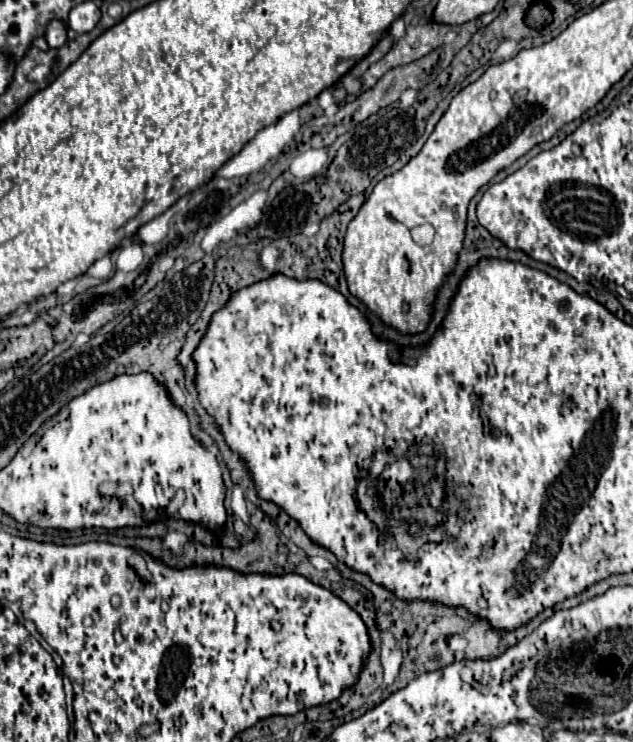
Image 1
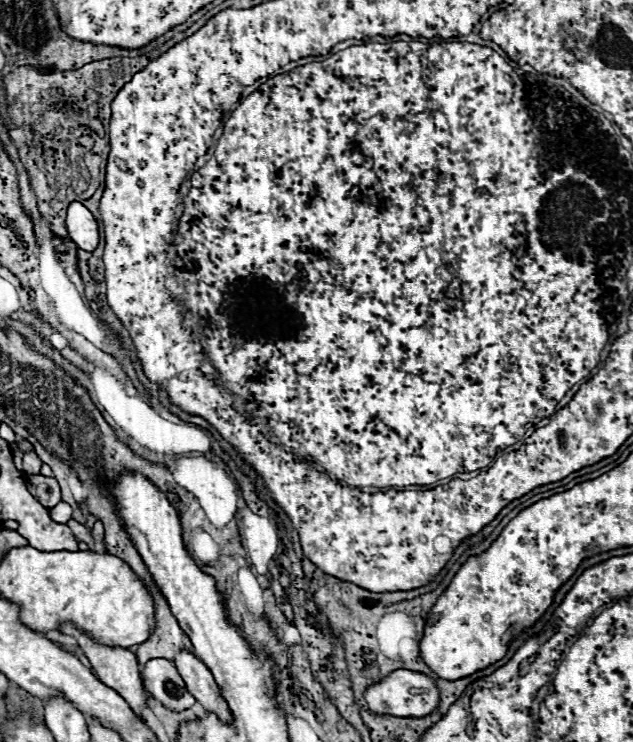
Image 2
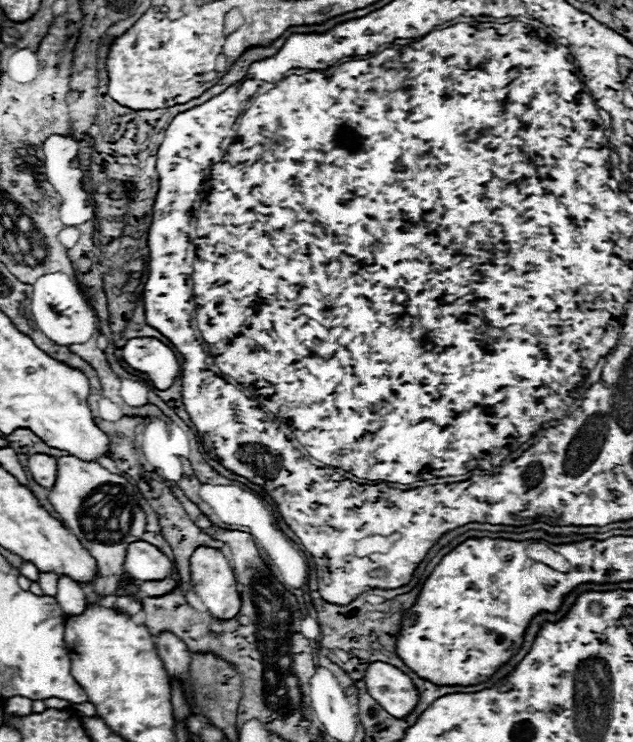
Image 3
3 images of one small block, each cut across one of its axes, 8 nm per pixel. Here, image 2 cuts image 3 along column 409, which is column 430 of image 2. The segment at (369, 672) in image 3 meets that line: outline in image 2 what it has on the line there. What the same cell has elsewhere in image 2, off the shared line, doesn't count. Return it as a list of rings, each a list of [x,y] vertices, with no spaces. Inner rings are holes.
[[[396,670],[390,676],[386,676],[382,682],[370,686],[364,692],[364,698],[370,706],[370,710],[376,714],[390,714],[390,716],[400,716],[400,718],[422,718],[436,710],[436,706],[440,702],[440,690],[438,690],[436,682],[422,672]]]

